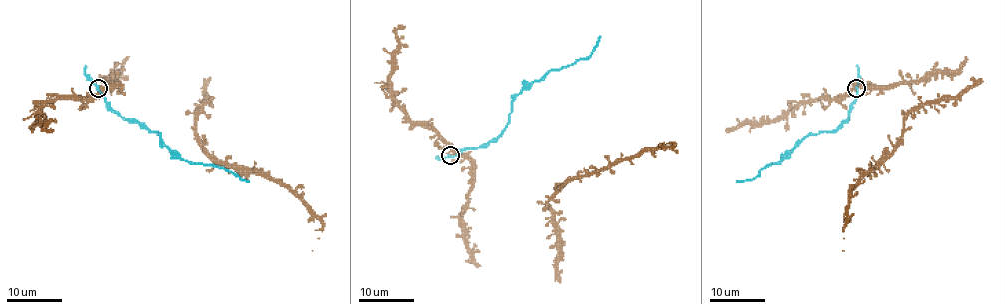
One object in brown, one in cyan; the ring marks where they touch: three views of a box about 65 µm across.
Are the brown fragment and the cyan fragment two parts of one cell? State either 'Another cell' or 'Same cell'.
Another cell

